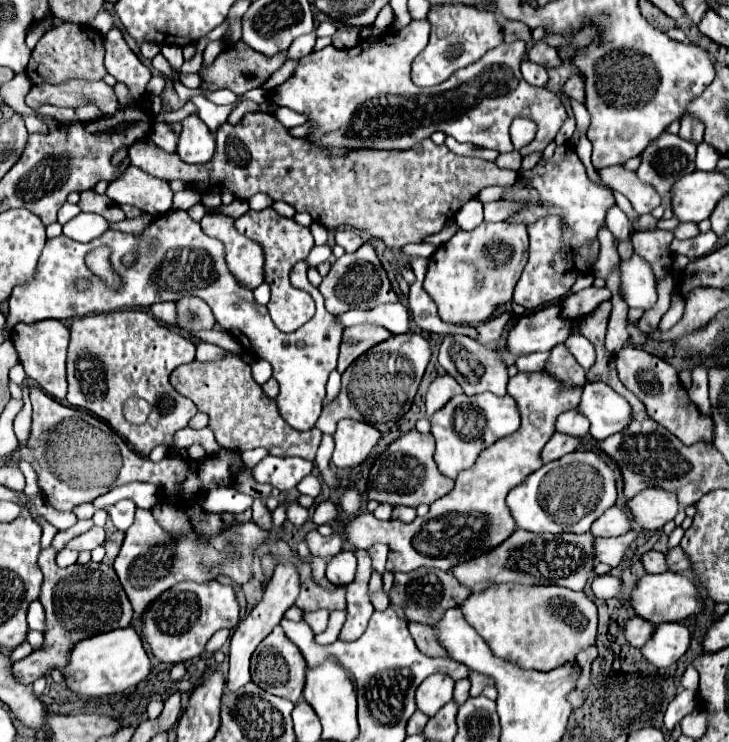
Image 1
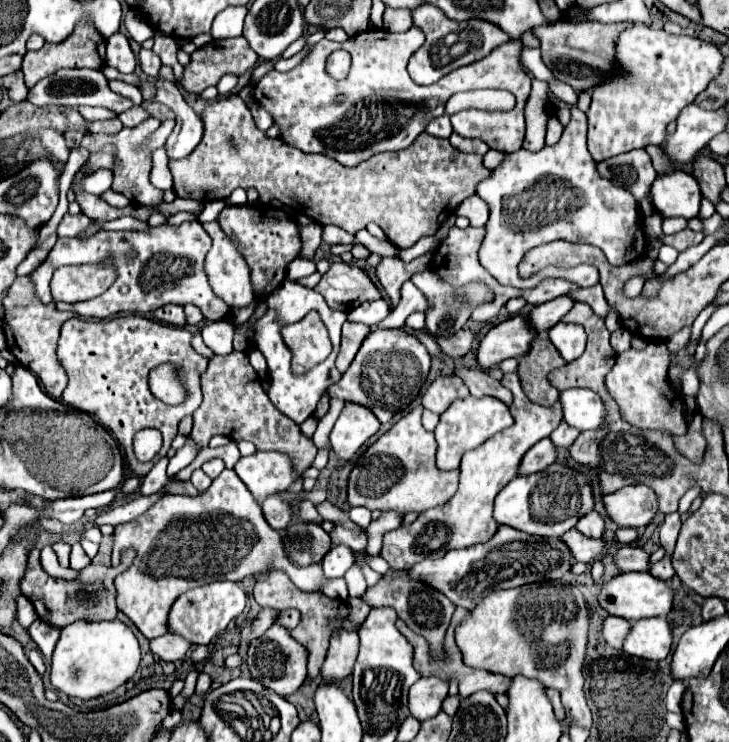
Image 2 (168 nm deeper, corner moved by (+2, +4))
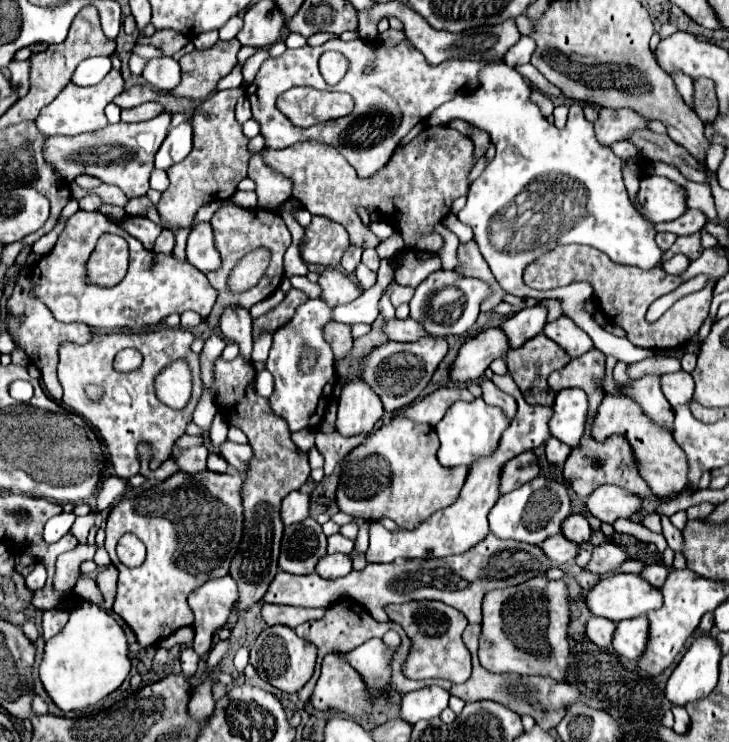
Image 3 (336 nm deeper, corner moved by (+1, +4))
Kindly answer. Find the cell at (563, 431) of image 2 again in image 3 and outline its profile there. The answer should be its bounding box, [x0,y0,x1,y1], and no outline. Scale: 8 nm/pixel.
[545,438,571,464]

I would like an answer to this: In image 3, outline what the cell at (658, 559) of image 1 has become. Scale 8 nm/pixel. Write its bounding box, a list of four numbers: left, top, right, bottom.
[587,542,627,576]

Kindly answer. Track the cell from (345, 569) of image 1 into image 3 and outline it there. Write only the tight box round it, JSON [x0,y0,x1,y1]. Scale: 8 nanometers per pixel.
[315,554,351,580]

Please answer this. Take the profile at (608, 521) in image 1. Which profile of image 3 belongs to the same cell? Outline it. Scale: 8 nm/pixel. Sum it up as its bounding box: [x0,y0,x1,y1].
[561,514,591,544]

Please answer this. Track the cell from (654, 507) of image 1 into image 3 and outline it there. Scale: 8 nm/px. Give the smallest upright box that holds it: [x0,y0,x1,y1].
[587,486,643,524]

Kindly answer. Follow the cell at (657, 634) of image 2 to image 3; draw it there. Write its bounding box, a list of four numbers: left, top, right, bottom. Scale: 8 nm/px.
[613,616,649,660]

